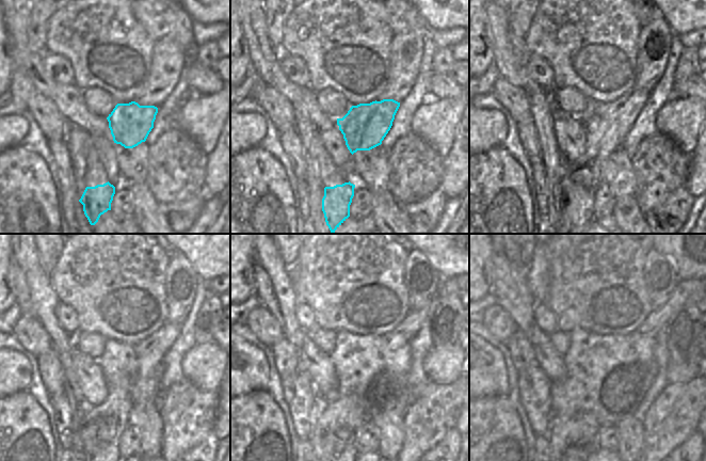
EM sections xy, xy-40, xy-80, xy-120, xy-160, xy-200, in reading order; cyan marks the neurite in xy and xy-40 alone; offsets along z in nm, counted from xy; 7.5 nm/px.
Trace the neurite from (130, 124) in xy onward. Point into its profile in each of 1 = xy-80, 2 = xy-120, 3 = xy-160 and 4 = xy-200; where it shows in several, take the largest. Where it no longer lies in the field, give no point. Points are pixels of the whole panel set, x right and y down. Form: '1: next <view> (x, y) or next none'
1: next xy-80 (610, 123)
2: next xy-120 (100, 441)
3: next xy-160 (339, 450)
4: next xy-200 (686, 292)

